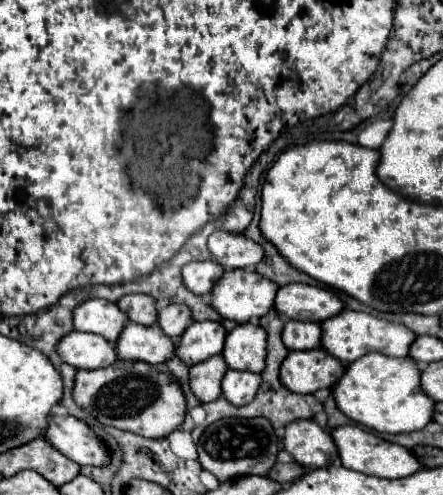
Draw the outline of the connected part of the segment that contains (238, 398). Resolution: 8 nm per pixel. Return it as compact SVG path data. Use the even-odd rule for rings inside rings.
M228 370L222 380L222 394L234 406L244 406L254 400L260 382L262 382L260 374Z

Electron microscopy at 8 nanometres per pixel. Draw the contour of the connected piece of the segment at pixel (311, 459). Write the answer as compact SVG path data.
M294 420L286 426L282 440L294 460L306 468L324 468L338 458L338 448L330 430L322 428L316 420Z

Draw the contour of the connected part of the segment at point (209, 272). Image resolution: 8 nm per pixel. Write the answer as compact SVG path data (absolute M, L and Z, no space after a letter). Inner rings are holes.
M214 260L206 262L190 262L184 266L182 276L184 284L194 292L194 294L208 294L212 292L214 284L222 278L226 270L220 268L220 264L214 264Z

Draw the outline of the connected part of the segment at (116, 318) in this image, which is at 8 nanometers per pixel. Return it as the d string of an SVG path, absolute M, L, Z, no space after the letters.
M86 300L74 310L74 328L80 332L98 332L110 342L116 342L124 326L128 324L128 316L118 308L118 304L108 300Z

